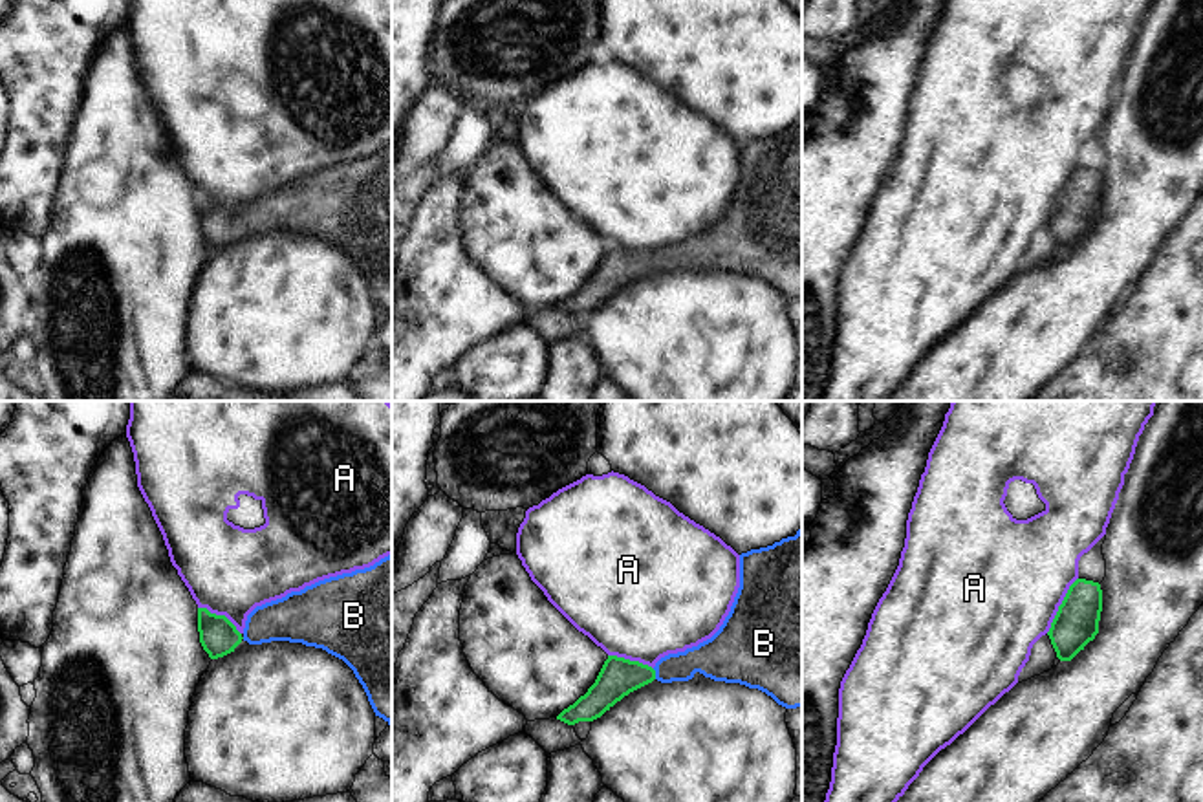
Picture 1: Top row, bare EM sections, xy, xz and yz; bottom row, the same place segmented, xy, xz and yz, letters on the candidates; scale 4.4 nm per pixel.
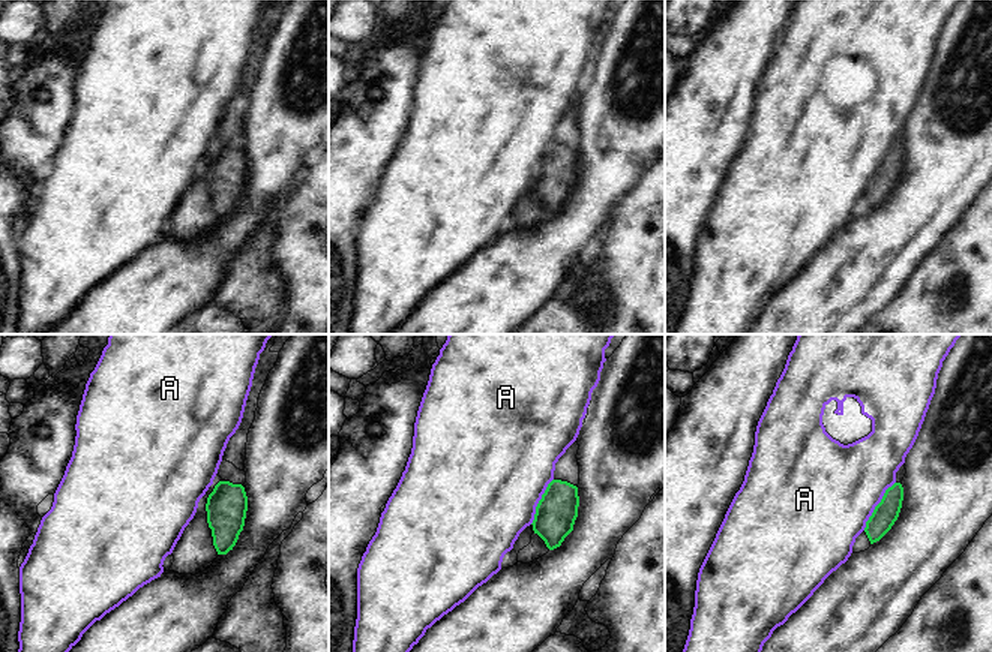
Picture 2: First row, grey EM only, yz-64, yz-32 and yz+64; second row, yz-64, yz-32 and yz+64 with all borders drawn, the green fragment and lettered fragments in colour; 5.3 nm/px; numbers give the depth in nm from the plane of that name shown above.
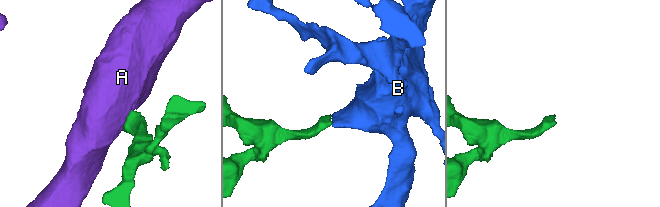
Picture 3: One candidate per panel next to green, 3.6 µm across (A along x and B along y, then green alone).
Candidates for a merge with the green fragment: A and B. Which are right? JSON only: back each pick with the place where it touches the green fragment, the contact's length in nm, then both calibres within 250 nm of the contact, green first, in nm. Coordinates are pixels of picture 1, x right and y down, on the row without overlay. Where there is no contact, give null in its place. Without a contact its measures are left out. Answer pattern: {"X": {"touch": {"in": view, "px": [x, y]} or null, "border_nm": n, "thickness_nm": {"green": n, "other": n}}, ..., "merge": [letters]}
{"B": {"touch": {"in": "xz", "px": [654, 264]}, "border_nm": 50, "thickness_nm": {"green": 170, "other": 150}}, "merge": ["B"]}

